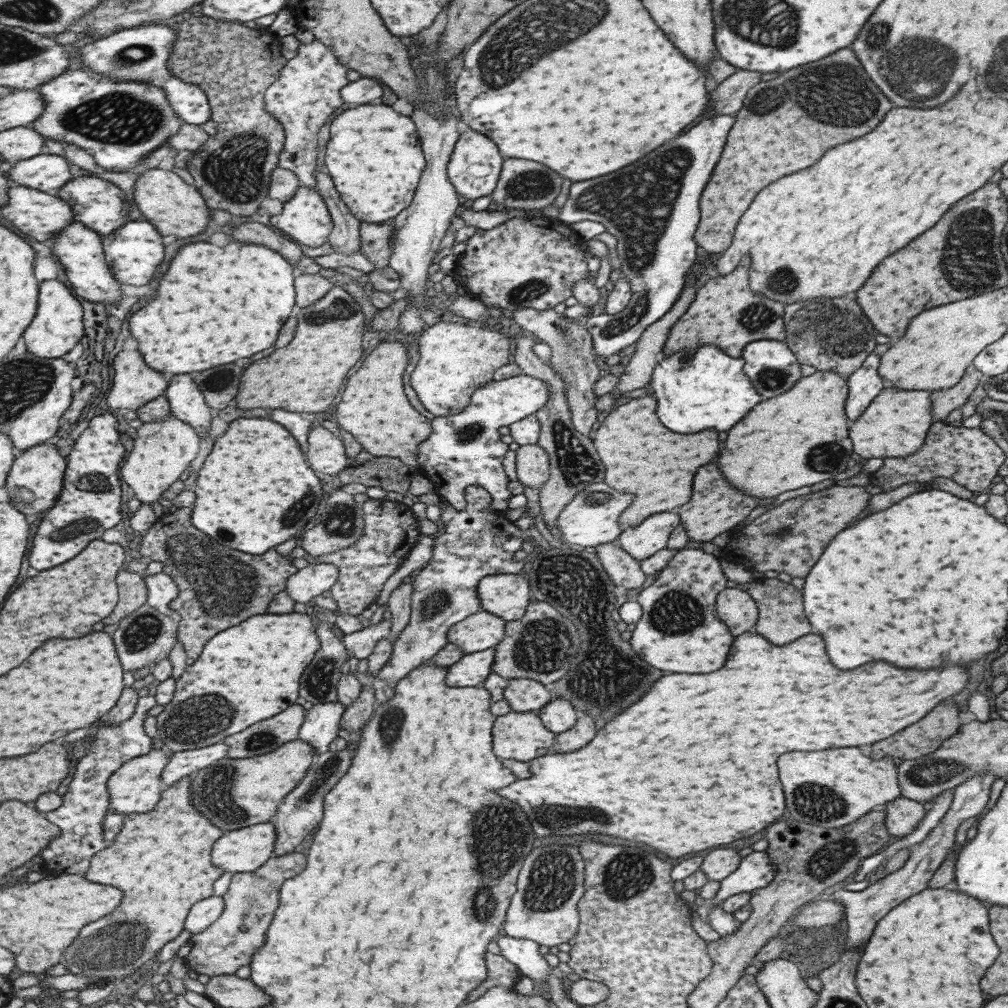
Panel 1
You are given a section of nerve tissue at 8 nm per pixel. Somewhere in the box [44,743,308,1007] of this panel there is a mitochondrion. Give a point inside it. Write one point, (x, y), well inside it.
(108, 949)

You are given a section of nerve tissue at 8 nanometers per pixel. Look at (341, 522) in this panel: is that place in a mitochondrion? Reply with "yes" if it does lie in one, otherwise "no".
yes

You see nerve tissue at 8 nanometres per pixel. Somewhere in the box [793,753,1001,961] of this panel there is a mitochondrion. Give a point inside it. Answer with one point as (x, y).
(932, 772)

